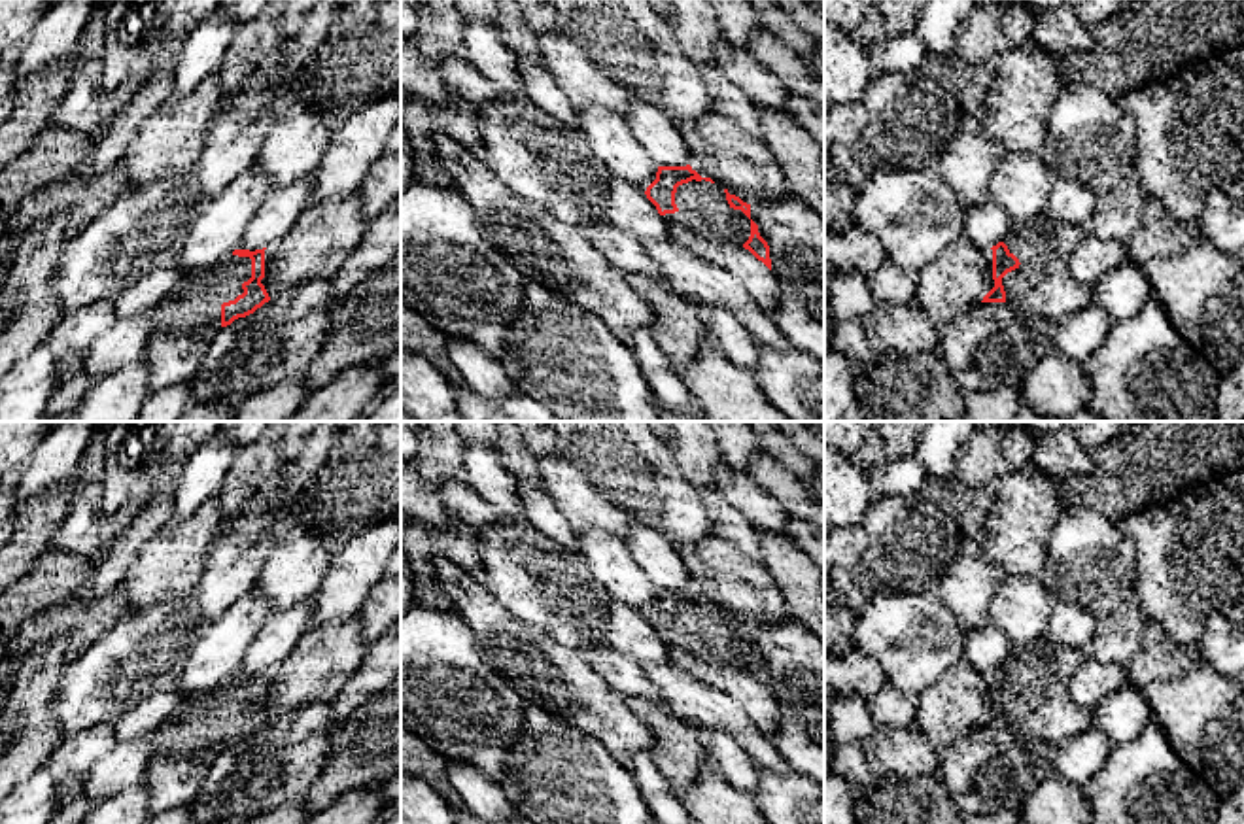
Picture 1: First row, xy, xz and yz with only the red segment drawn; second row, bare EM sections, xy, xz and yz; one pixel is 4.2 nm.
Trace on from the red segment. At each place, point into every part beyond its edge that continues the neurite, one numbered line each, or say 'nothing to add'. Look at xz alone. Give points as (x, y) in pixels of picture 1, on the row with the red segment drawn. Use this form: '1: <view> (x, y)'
1: xz (706, 223)

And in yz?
1: yz (1042, 286)

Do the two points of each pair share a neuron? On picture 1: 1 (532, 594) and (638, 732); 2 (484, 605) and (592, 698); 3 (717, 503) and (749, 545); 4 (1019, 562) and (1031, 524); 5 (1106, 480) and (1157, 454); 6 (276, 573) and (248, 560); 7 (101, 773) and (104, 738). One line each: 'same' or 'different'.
1: different
2: same
3: same
4: same
5: same
6: different
7: different

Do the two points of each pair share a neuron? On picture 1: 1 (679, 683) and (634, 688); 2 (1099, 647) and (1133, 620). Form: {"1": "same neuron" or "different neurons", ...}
{"1": "different neurons", "2": "same neuron"}

